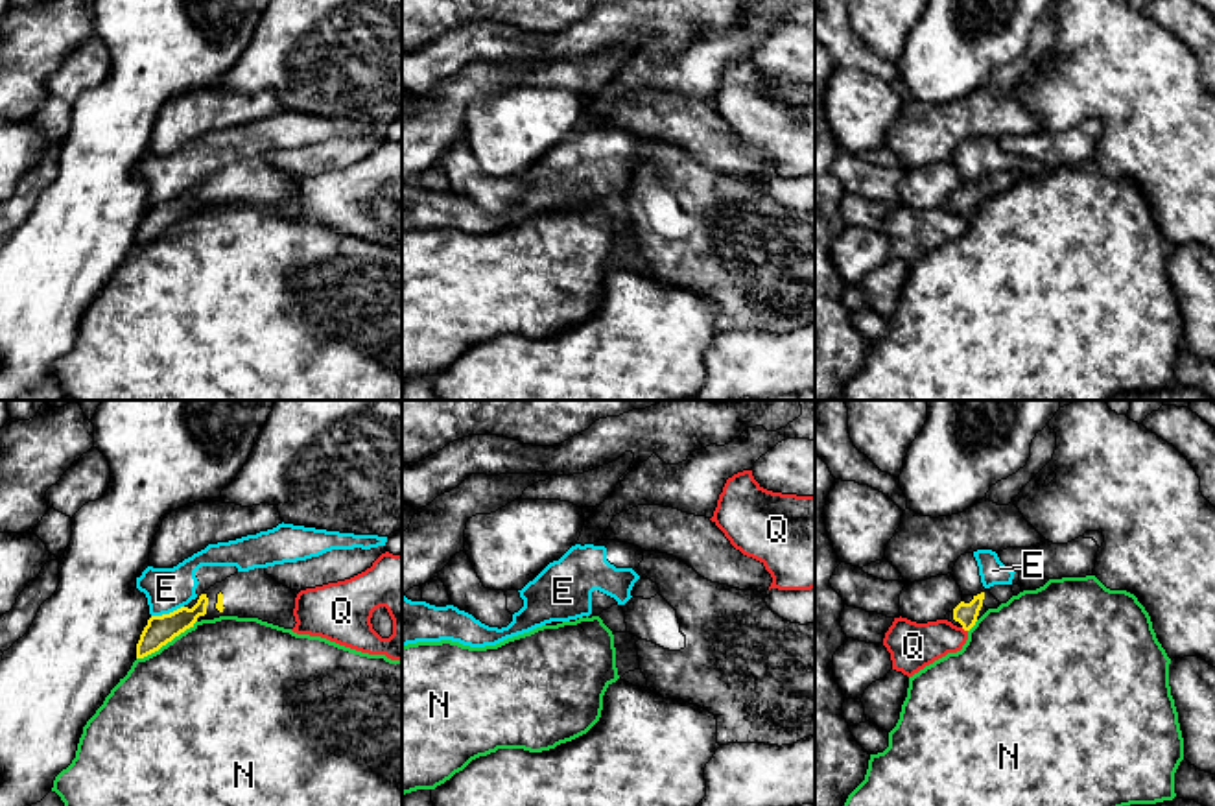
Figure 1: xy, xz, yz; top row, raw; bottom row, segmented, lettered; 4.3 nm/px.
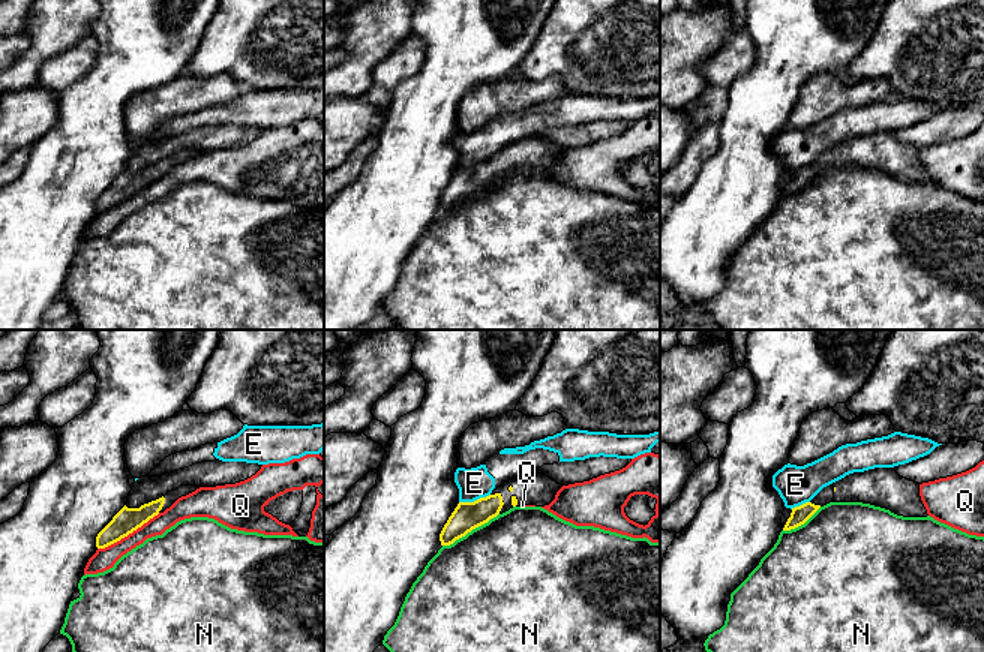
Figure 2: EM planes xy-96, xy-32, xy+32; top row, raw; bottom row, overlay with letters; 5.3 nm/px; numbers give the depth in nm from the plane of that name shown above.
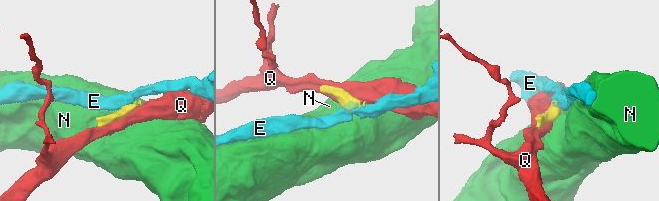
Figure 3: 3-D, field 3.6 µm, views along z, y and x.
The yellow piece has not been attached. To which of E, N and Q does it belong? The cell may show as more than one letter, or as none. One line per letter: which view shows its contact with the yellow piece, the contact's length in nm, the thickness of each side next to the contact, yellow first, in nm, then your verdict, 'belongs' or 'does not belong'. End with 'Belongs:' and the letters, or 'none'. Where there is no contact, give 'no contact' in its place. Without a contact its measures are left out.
E: xy | 150 nm | 130/190 nm | does not belong
N: xy | 320 nm | 130/500 nm | does not belong
Q: yz | 40 nm | 100/200 nm | does not belong
Belongs: none

